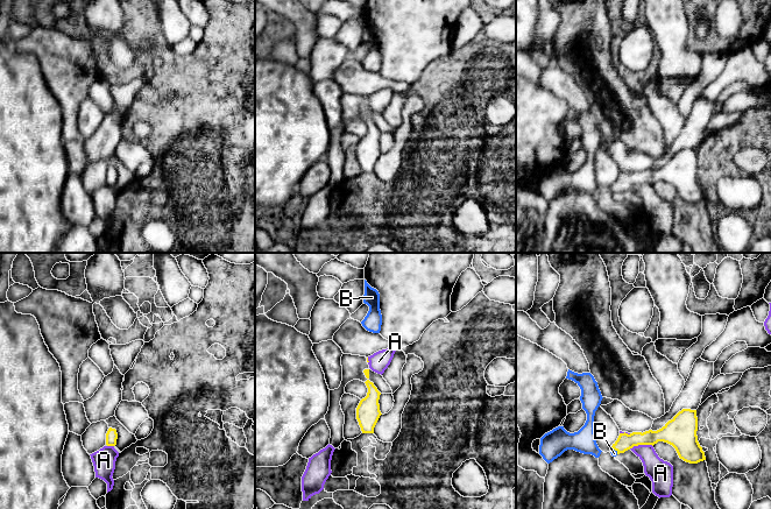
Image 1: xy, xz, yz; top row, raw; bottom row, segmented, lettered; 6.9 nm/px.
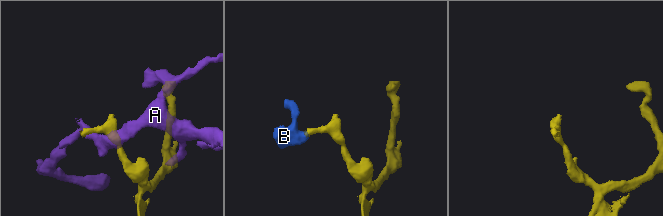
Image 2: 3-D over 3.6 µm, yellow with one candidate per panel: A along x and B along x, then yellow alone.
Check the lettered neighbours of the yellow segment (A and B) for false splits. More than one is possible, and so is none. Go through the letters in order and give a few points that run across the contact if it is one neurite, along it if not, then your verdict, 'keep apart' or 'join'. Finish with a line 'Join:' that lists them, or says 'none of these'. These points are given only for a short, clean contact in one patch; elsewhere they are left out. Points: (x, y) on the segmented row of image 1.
A: line yz (652, 445), (634, 445), (629, 449); keep apart
B: line yz (624, 442), (615, 450), (614, 453); join
Join: B

